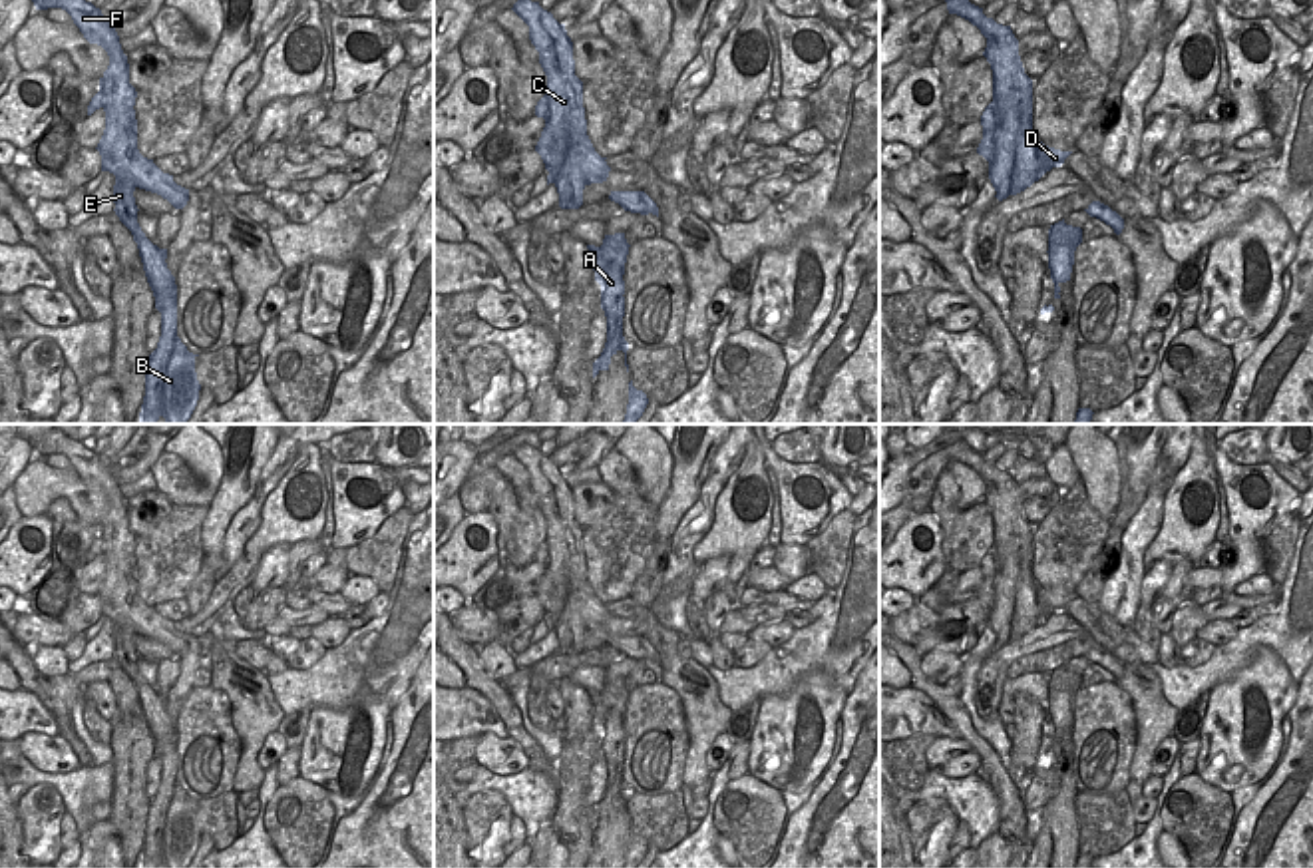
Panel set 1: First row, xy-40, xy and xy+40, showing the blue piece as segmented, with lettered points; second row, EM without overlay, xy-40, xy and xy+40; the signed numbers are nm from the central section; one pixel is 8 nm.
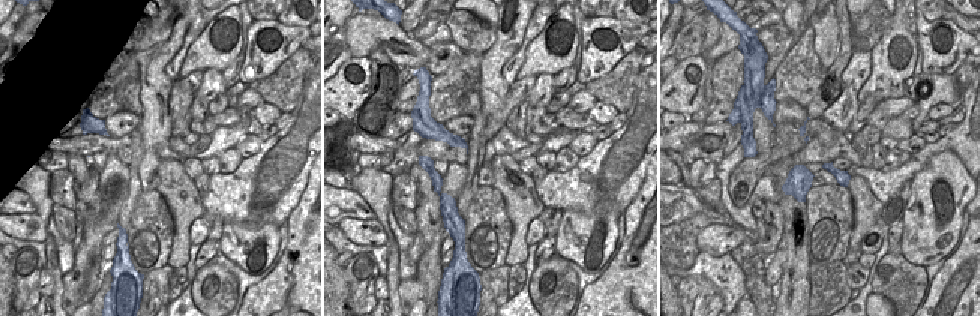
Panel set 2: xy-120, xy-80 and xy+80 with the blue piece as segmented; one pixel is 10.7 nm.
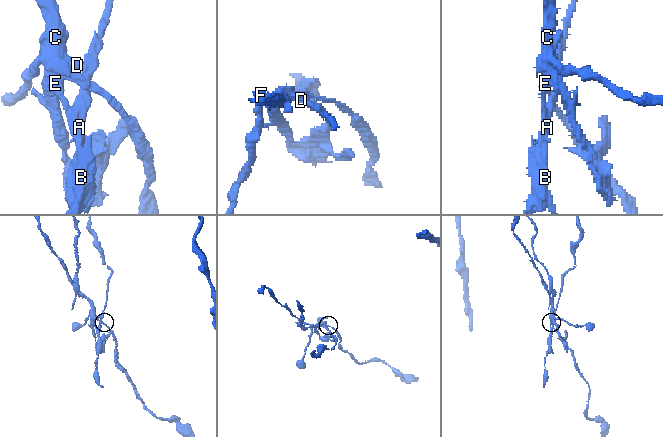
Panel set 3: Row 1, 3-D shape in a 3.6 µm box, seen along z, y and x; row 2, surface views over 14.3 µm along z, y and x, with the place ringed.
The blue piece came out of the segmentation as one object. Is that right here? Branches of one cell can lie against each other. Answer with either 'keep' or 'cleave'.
keep

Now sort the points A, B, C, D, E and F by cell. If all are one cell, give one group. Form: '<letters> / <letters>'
A B C D E F

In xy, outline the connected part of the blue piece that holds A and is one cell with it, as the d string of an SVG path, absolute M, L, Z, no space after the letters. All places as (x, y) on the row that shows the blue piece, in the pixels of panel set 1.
M625 233L605 235L603 245L587 245L593 257L593 271L595 281L601 285L601 309L607 317L607 342L601 356L593 362L593 378L601 370L609 370L611 356L619 350L625 352L625 366L627 364L627 350L629 342L623 336L623 317L625 317L625 263L629 255L629 243Z

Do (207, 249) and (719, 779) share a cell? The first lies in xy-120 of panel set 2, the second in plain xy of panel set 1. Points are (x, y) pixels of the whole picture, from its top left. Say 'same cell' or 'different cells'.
different cells

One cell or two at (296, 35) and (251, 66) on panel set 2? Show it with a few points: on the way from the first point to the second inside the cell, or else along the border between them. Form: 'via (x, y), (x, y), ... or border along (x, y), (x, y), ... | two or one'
via (285, 41), (273, 53), (267, 53), (261, 59) | one

